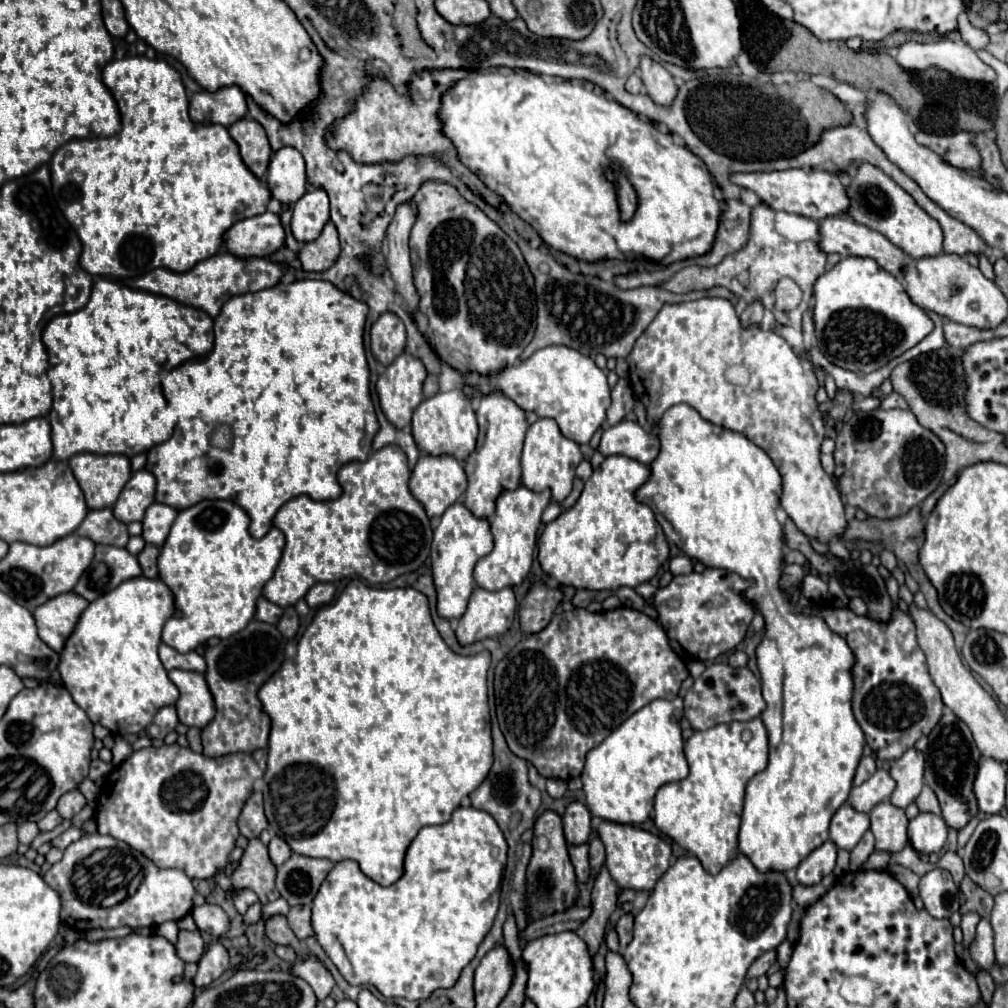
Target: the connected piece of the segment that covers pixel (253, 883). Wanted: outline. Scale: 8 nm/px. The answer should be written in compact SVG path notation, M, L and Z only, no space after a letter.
M252 839L240 859L240 867L232 873L232 883L236 887L252 889L260 903L266 905L278 899L280 893L276 891L276 867L270 861L268 849L262 845L260 839Z

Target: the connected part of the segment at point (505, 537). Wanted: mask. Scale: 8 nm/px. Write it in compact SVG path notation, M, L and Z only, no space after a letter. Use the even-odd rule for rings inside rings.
M518 485L514 491L502 491L496 499L496 511L490 517L492 535L494 535L494 549L492 553L484 555L474 567L474 579L478 587L488 591L498 591L500 587L514 587L522 583L528 575L534 559L534 547L538 539L538 527L542 511L548 507L552 495L550 491L532 491L524 485Z

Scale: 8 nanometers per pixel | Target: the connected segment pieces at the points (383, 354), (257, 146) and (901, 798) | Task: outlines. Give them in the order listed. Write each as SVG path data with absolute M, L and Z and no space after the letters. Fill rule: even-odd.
M386 311L378 317L378 321L372 325L370 331L370 349L374 357L388 365L392 363L406 345L406 329L402 319L396 313Z
M244 117L236 121L232 127L228 127L228 131L234 137L234 141L240 145L240 155L248 165L248 169L262 179L266 175L272 157L272 149L266 139L264 127L260 127L260 123L256 123L254 119Z
M908 749L900 759L892 761L890 775L896 781L890 801L906 809L924 787L924 755L918 749Z

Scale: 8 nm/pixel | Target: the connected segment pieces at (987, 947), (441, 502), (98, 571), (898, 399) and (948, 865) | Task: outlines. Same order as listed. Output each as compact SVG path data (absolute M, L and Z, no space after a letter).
M982 919L976 929L976 937L970 945L970 955L980 969L990 969L994 963L994 945L992 945L992 927L988 919Z
M420 455L410 477L412 495L424 505L428 517L442 515L466 491L462 463L452 455Z
M96 545L96 557L80 577L78 585L74 587L74 593L82 595L88 601L94 601L100 595L116 589L122 581L140 575L142 571L136 555L120 547Z
M892 391L890 395L886 395L886 397L882 399L880 407L882 407L882 409L894 409L894 407L898 407L898 409L908 409L908 403L904 401L902 395L898 395L898 393Z
M948 851L948 853L944 853L944 855L940 857L940 861L938 861L936 865L942 867L942 869L948 869L950 875L954 877L954 883L956 883L958 889L960 889L960 883L962 883L962 879L964 879L964 865L962 865L960 855Z

